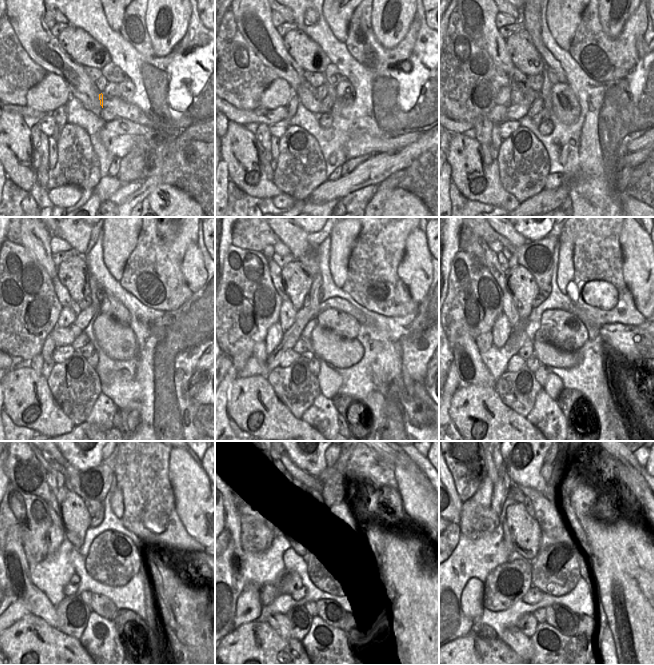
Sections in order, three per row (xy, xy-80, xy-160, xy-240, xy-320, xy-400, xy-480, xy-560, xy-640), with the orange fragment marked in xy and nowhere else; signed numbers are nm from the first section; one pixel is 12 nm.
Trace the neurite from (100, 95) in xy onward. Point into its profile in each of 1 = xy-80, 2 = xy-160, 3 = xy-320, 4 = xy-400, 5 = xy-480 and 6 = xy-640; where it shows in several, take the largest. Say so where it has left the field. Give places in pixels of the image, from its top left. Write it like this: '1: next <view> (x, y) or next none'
1: next xy-80 (307, 95)
2: next xy-160 (518, 81)
3: next xy-320 (275, 271)
4: next xy-400 (478, 247)
5: next xy-480 (23, 469)
6: next xy-640 (465, 461)

